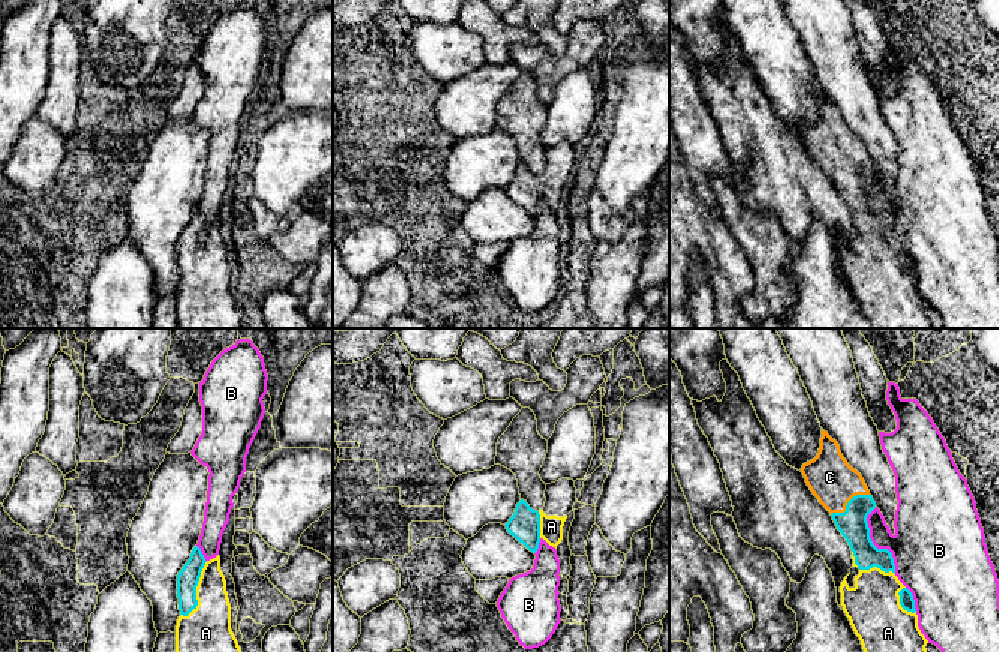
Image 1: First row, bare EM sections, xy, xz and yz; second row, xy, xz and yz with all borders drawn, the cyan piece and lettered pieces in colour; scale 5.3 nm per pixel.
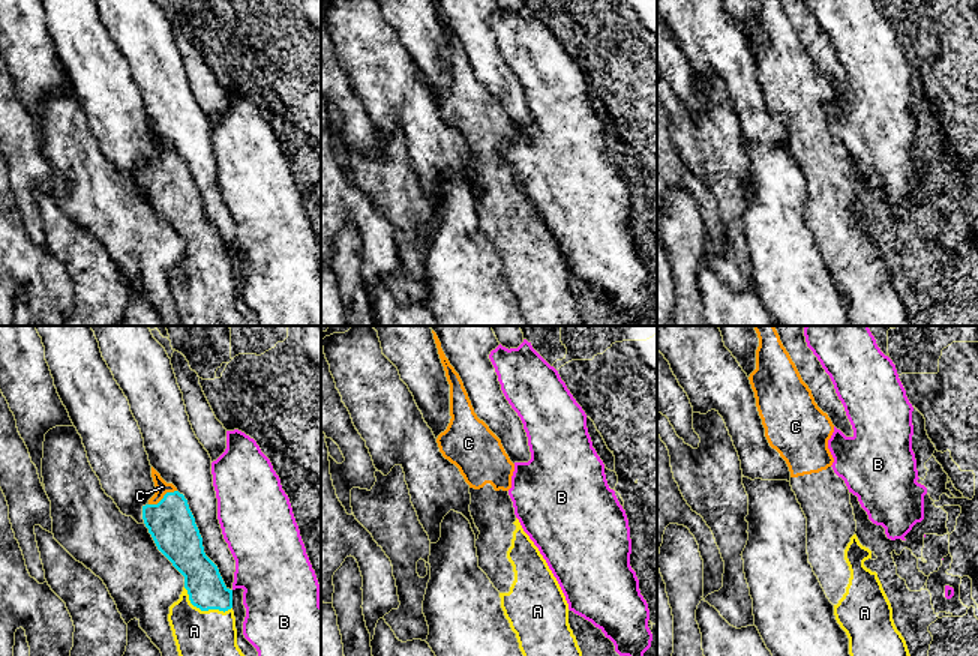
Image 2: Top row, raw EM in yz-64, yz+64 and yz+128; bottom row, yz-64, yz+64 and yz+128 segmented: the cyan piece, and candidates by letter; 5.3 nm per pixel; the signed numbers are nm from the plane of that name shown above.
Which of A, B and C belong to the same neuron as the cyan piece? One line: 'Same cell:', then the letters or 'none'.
Same cell: A, C

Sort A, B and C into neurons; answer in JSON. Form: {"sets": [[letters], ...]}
{"sets": [["A", "C"], ["B"]]}

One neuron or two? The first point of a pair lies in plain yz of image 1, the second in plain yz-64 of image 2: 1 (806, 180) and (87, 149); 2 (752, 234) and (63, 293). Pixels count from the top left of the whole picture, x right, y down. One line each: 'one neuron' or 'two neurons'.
1: one neuron
2: two neurons

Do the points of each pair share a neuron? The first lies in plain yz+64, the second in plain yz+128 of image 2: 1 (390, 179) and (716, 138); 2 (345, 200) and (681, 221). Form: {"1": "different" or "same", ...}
{"1": "same", "2": "different"}

